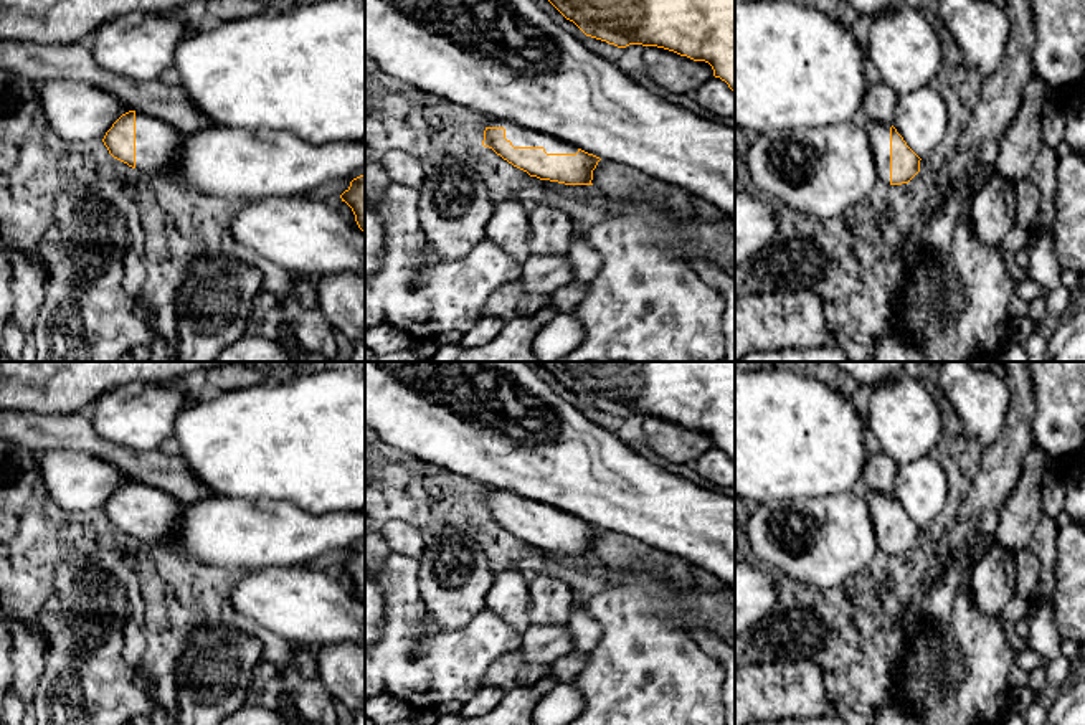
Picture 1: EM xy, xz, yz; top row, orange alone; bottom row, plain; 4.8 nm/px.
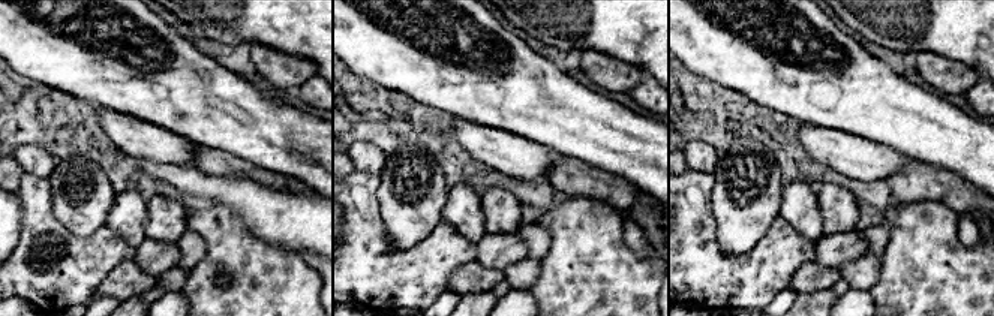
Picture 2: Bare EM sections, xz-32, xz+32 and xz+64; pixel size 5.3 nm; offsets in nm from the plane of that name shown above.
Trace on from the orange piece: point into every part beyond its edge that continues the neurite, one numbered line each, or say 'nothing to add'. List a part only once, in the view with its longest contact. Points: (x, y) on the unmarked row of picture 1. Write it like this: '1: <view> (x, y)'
1: xz (519, 506)

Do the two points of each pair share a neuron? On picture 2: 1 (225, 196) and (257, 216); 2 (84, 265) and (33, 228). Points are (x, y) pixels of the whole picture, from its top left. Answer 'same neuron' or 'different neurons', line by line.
1: same neuron
2: same neuron

